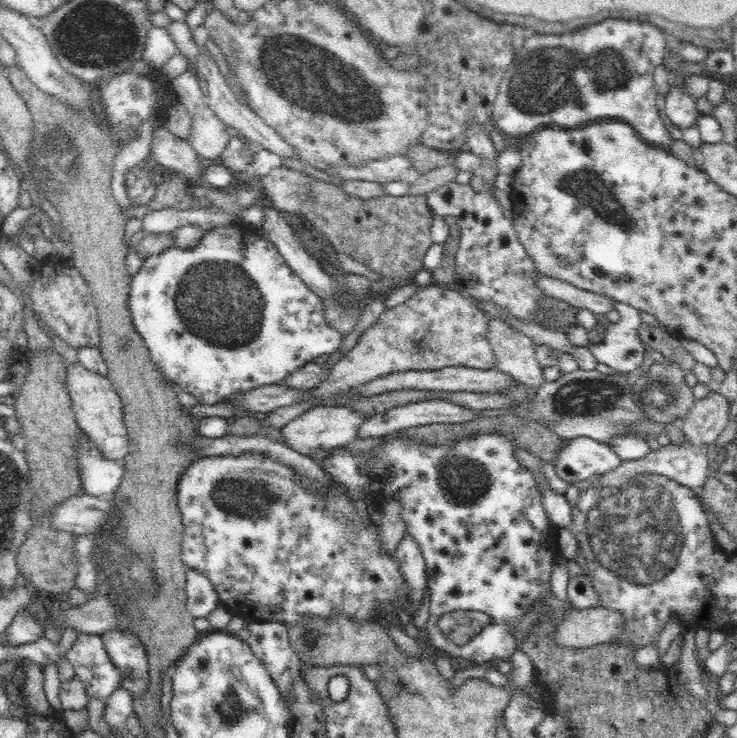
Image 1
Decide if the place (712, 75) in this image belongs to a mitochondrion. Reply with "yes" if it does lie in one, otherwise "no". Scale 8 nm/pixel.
no

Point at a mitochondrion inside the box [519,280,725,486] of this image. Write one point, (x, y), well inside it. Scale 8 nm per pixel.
(588, 398)

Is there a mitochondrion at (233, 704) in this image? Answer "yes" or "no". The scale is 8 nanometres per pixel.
yes

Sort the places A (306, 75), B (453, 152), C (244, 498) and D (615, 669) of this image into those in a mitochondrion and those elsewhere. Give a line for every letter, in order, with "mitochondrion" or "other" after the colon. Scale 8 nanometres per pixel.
A: mitochondrion
B: other
C: mitochondrion
D: other

